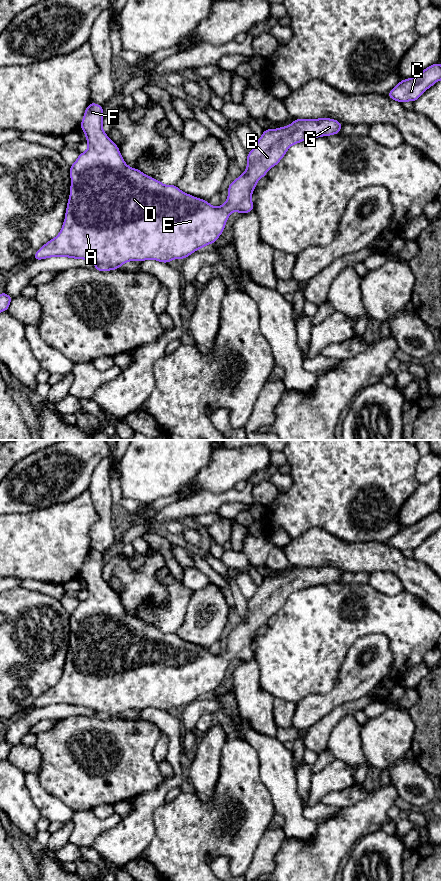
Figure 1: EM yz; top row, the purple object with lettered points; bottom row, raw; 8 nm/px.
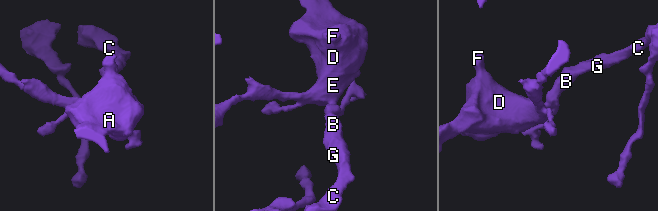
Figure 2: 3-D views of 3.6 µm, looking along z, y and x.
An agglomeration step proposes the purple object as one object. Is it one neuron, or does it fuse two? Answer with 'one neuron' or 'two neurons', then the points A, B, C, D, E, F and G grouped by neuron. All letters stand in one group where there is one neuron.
one neuron | A B C D E F G

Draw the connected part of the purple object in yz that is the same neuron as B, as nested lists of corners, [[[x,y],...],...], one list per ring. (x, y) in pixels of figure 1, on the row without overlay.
[[[92,550],[87,554],[80,577],[85,581],[88,596],[84,601],[80,601],[70,614],[70,643],[63,674],[55,686],[36,699],[33,708],[69,705],[91,709],[97,719],[110,719],[119,717],[128,709],[141,710],[153,707],[169,711],[174,707],[185,707],[206,693],[214,692],[224,679],[225,672],[233,659],[244,662],[254,658],[252,640],[258,628],[266,624],[270,616],[277,614],[292,593],[311,586],[338,582],[343,573],[331,566],[294,567],[288,574],[264,578],[256,593],[248,600],[246,619],[228,634],[226,650],[214,655],[208,649],[181,639],[176,633],[164,633],[139,617],[129,615],[119,595],[103,579],[103,564],[103,554]]]

